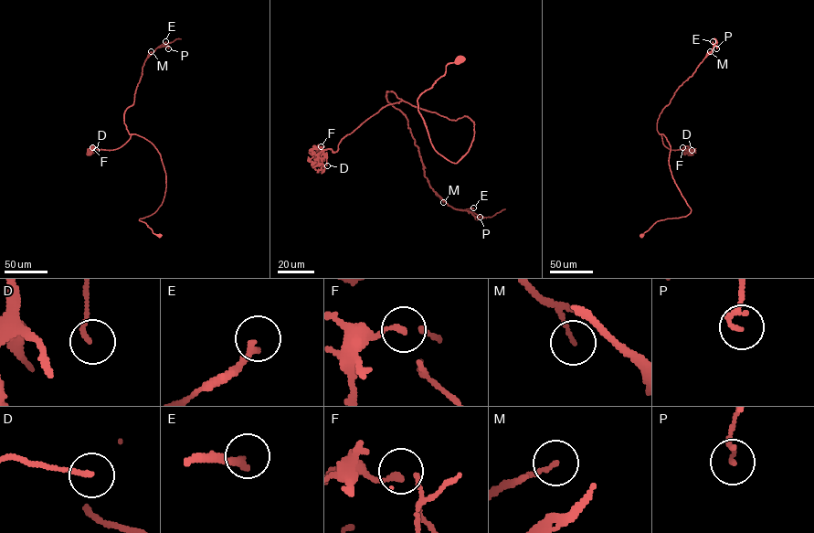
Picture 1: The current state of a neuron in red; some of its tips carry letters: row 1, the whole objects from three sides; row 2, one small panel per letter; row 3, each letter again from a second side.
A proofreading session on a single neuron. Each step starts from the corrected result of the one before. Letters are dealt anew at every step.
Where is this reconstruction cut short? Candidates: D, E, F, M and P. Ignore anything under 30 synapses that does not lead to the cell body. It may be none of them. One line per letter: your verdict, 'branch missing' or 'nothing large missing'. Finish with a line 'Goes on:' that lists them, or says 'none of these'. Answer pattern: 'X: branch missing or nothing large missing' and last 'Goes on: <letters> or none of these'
D: nothing large missing
E: branch missing
F: nothing large missing
M: branch missing
P: nothing large missing
Goes on: E, M

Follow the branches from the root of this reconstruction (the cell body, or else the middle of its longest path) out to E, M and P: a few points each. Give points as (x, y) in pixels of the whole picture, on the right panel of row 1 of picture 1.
E: (641, 235), (657, 221), (691, 212), (657, 121), (713, 41)
M: (641, 235), (657, 221), (691, 212), (671, 174), (671, 145), (657, 124), (677, 90), (710, 51)
P: (641, 235), (657, 221), (691, 212), (672, 177), (671, 145), (658, 132), (657, 121), (677, 90), (716, 48)

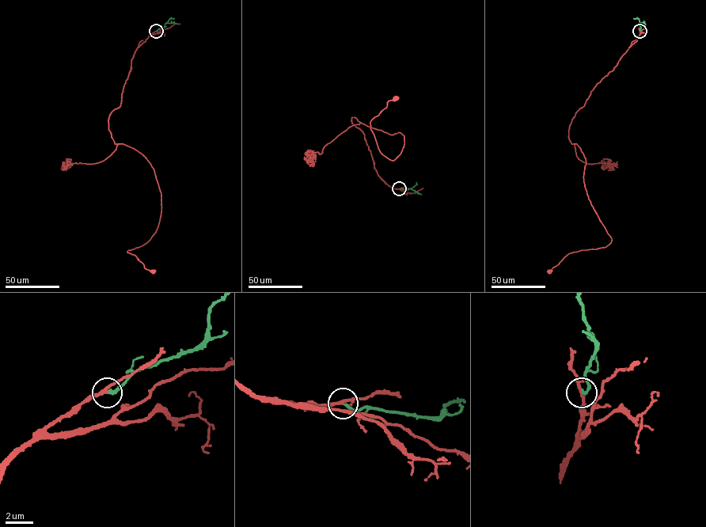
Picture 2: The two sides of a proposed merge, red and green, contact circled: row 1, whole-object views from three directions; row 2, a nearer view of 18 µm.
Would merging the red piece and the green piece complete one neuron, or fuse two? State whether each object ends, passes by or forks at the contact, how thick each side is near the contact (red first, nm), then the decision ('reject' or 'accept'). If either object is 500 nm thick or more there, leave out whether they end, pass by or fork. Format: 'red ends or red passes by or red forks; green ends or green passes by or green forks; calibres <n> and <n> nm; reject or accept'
red passes by; green ends; calibres 220 and 200 nm; accept

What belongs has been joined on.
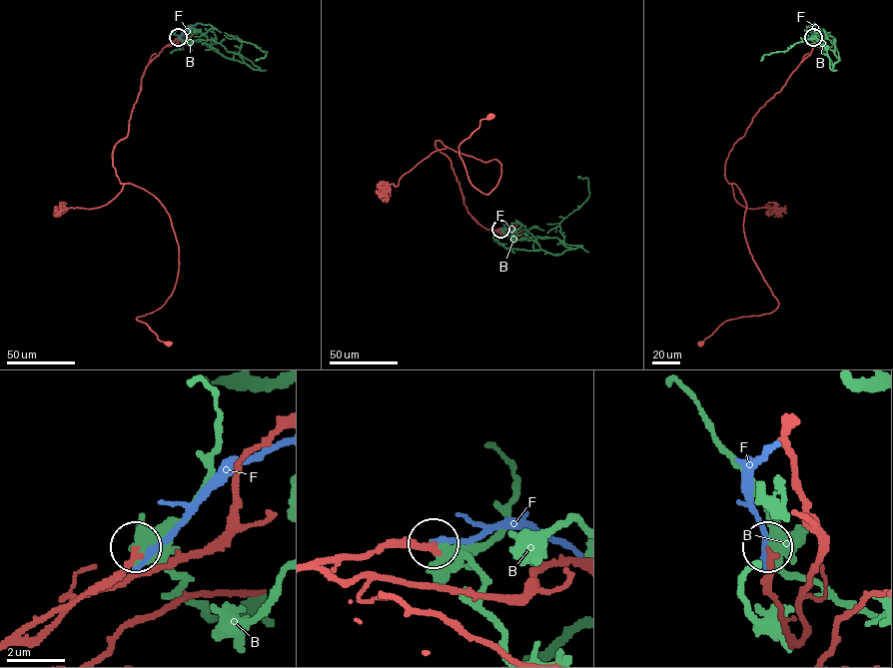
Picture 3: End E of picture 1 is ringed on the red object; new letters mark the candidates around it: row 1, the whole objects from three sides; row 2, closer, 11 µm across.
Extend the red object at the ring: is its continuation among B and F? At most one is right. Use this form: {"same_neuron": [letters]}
{"same_neuron": []}

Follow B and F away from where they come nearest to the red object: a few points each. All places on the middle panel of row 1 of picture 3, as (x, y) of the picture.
B: (500, 229), (517, 240), (557, 237), (582, 246), (554, 255), (497, 242), (512, 229), (535, 226), (516, 236)
F: (500, 228), (510, 231), (518, 227)

